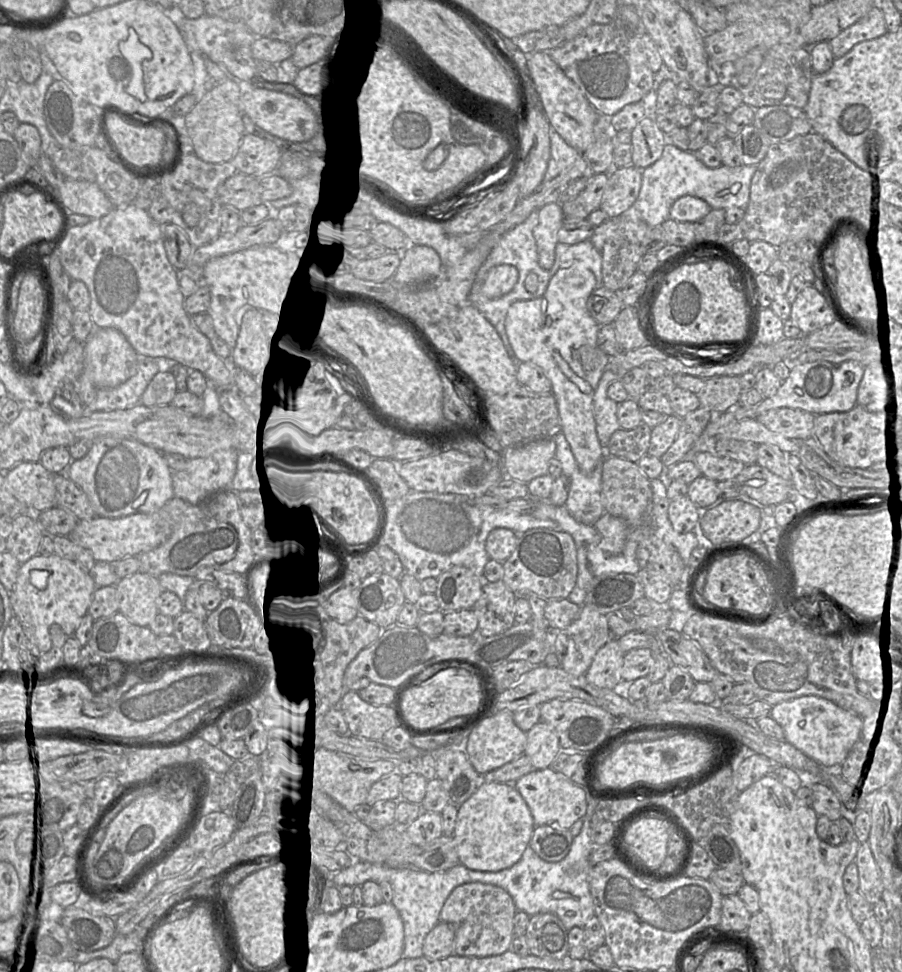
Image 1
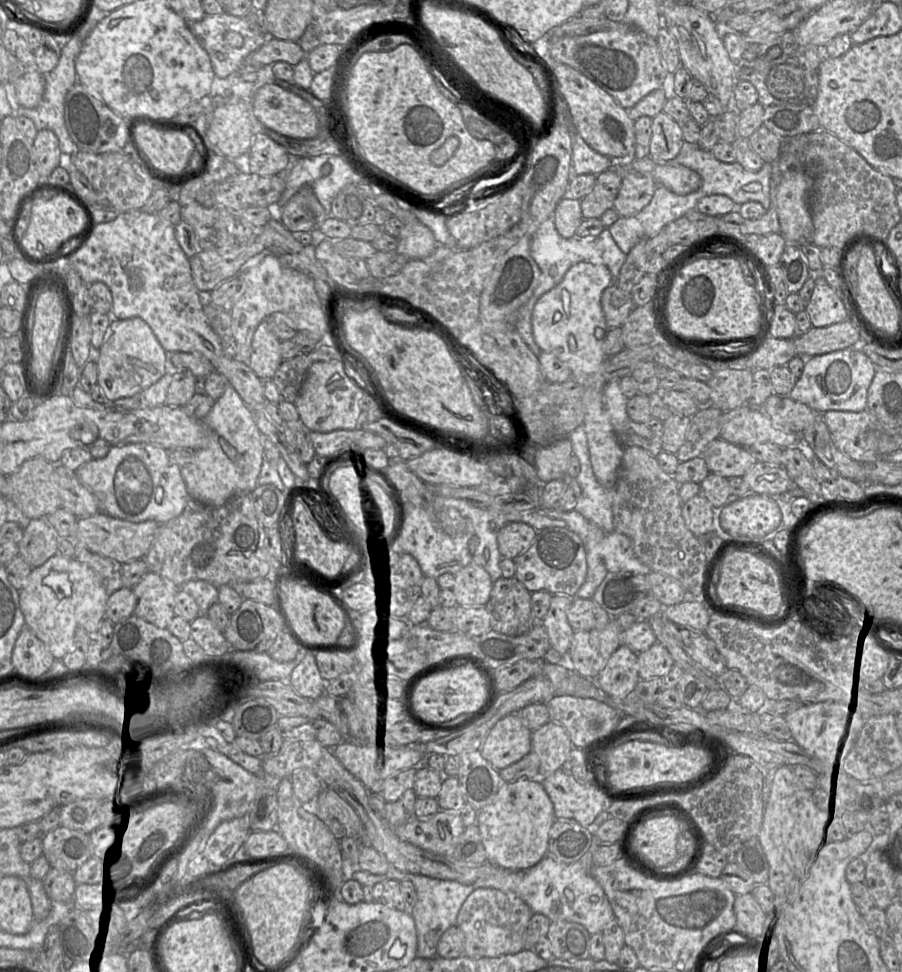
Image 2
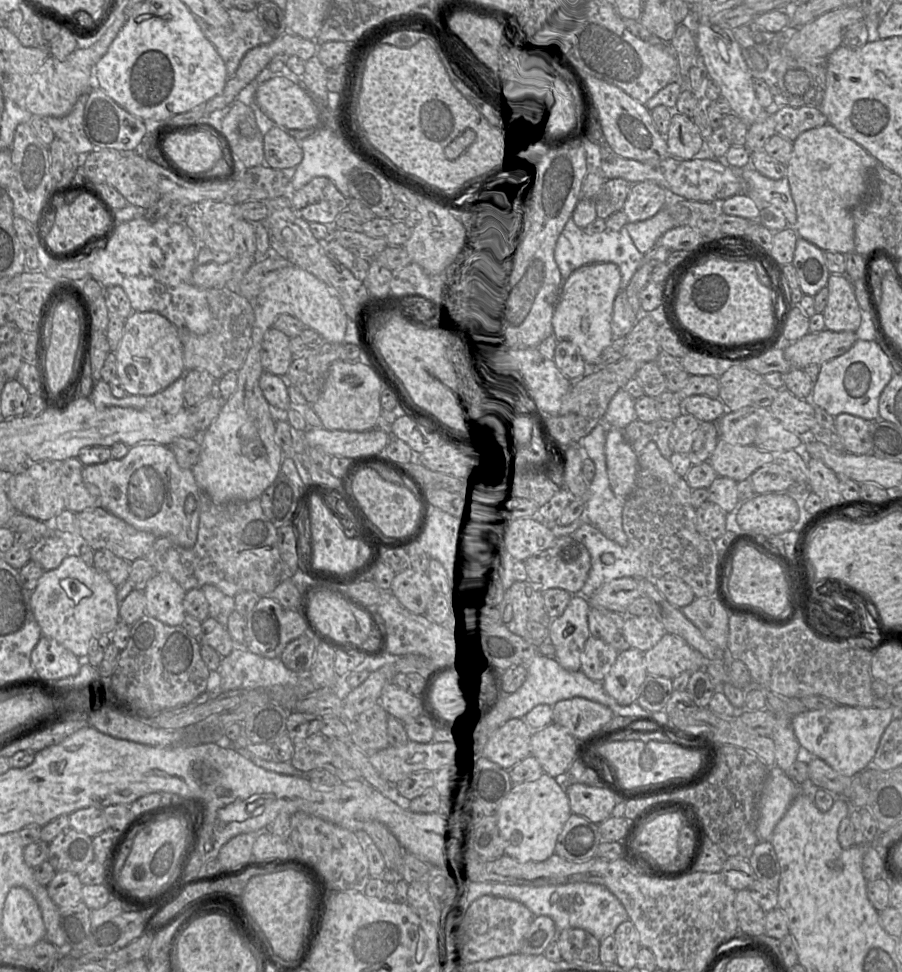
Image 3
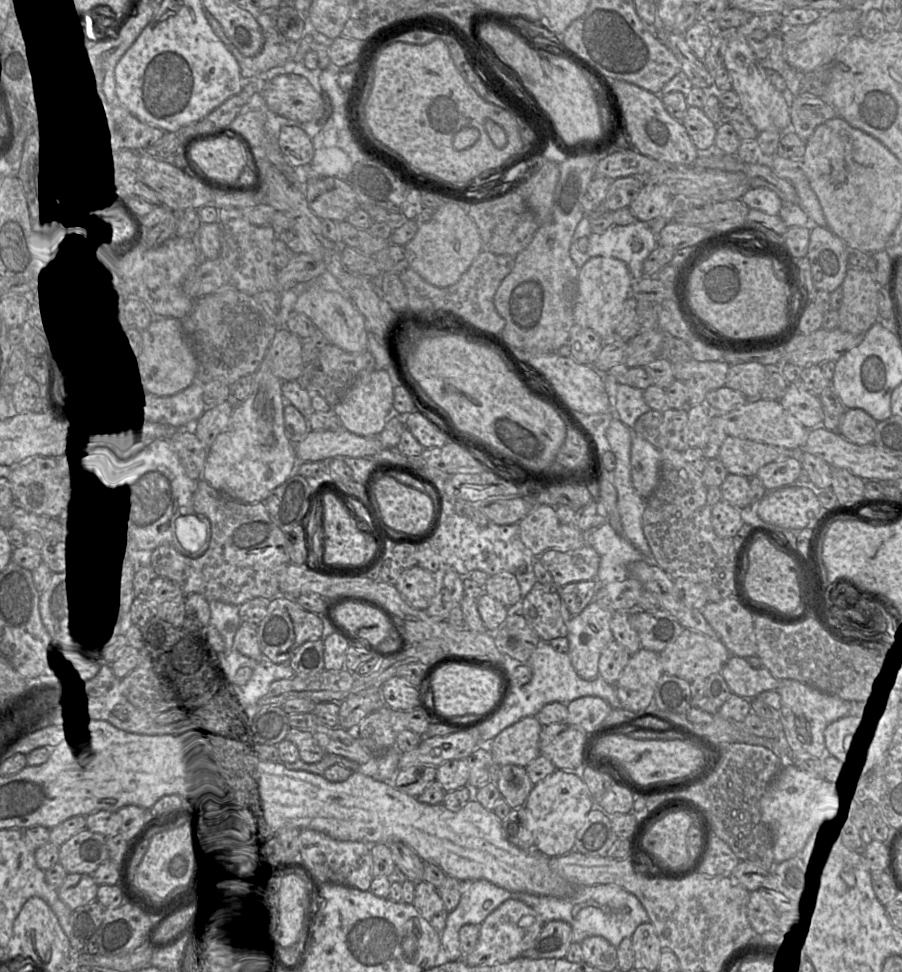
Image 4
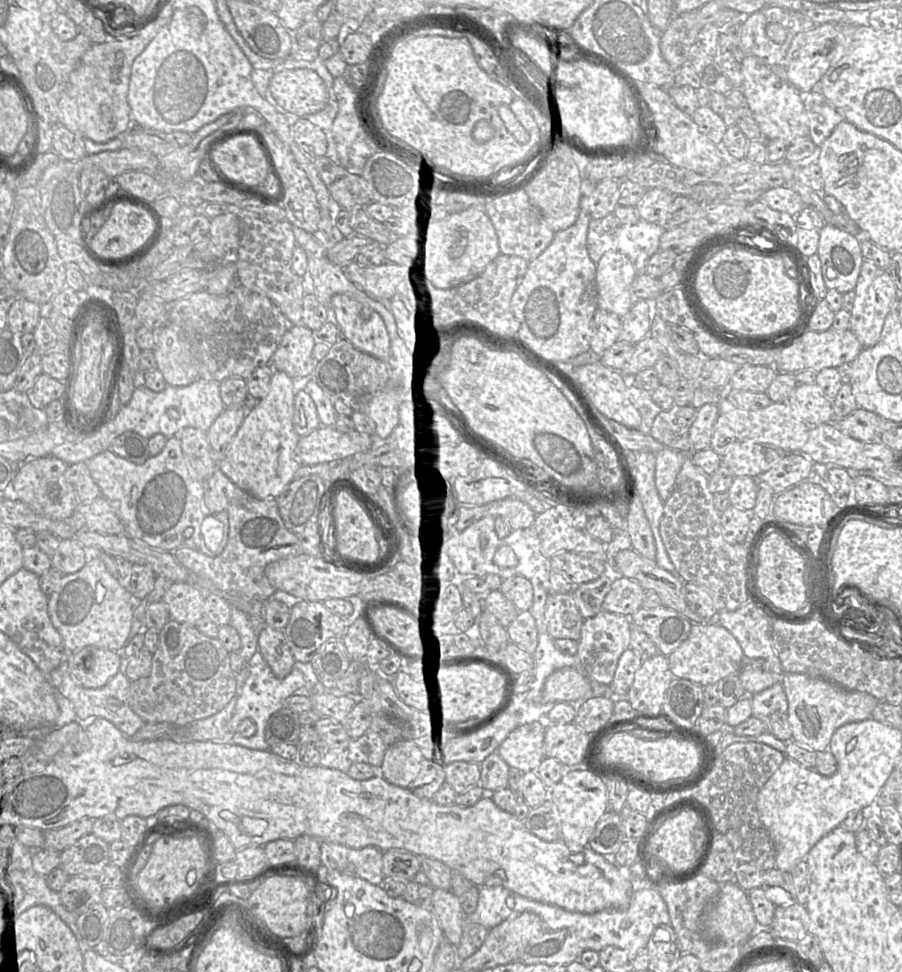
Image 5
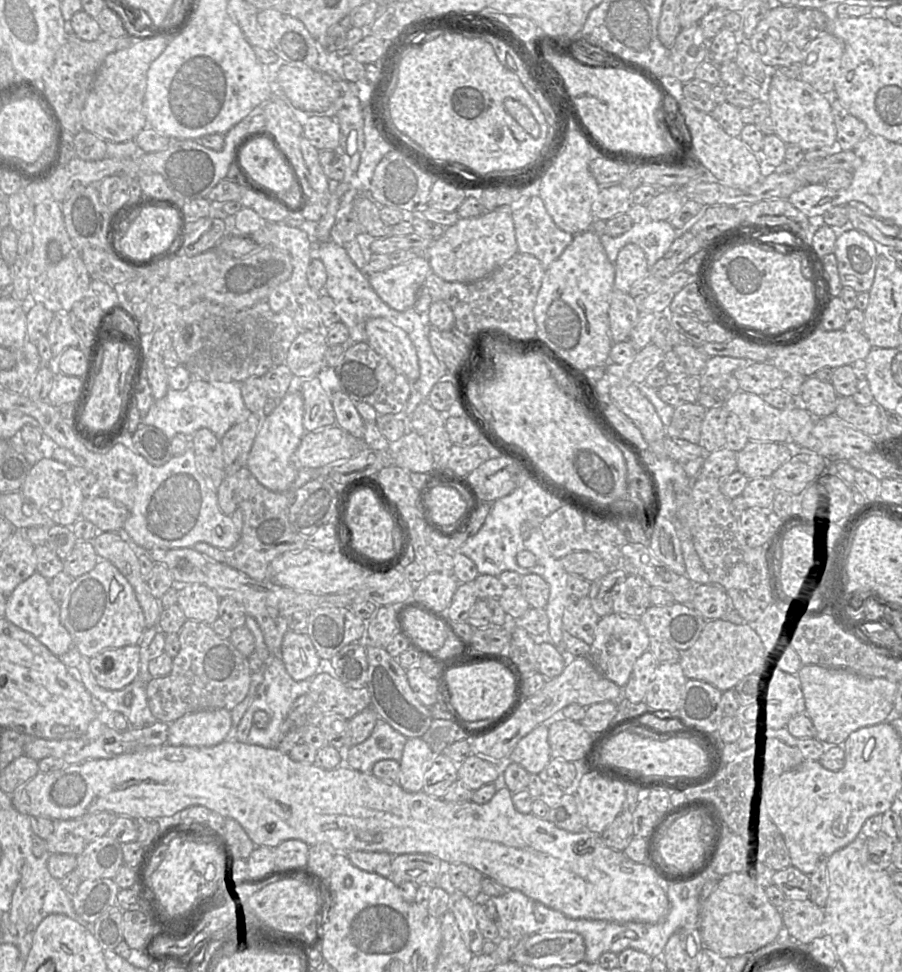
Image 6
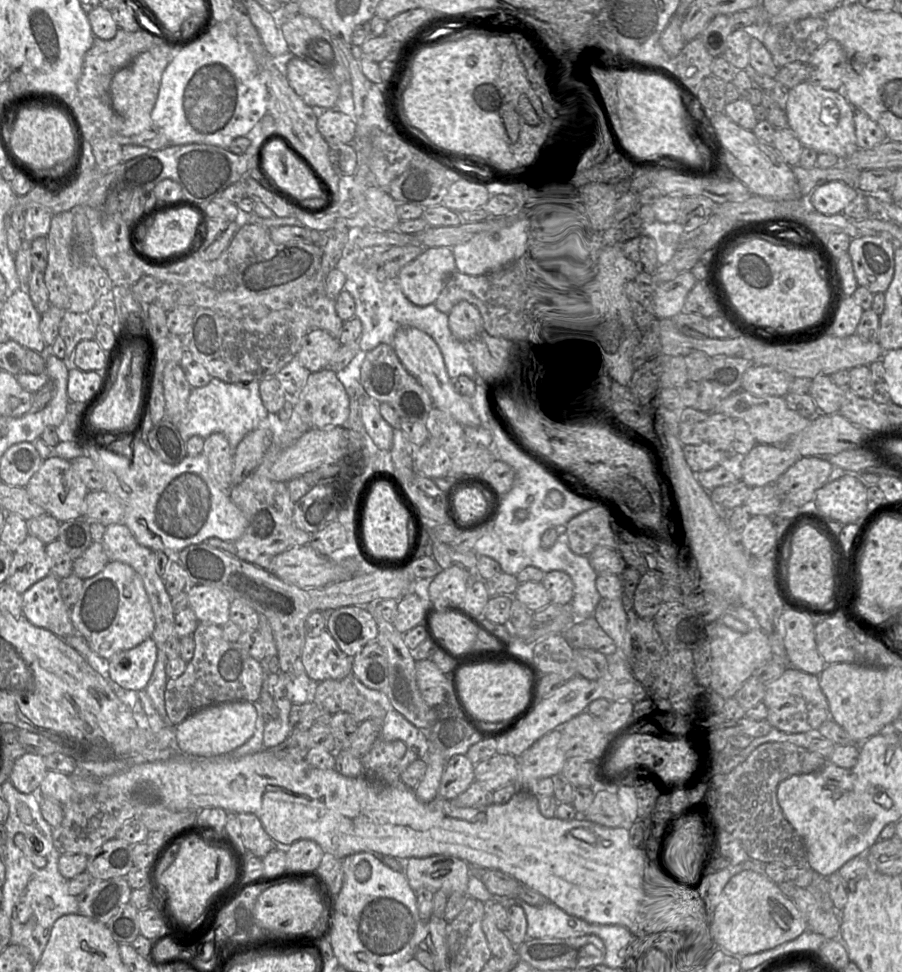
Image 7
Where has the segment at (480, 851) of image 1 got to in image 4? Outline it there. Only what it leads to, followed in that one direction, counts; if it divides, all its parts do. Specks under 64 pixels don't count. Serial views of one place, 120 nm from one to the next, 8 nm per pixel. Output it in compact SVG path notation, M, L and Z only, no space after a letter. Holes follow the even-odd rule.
M556 769L533 786L524 804L529 811L529 829L533 834L535 848L550 858L571 852L577 832L595 806L595 800L580 777Z

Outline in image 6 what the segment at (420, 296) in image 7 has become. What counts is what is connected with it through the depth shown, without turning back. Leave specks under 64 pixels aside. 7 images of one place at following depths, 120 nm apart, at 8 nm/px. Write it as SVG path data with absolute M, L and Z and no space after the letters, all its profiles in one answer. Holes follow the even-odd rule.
M426 255L367 275L372 288L390 307L404 311L414 307L419 290L432 272Z

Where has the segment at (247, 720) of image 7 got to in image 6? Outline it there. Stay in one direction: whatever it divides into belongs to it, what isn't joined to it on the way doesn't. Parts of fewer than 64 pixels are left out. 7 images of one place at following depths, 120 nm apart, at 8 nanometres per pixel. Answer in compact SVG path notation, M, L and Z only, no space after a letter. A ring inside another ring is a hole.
M203 710L185 714L169 725L167 743L172 746L210 747L232 733L231 711Z

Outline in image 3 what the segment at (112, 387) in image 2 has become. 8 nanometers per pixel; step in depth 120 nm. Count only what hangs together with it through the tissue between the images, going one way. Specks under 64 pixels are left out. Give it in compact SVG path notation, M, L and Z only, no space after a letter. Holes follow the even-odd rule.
M133 312L125 322L117 349L112 353L116 358L117 378L127 395L154 395L183 377L186 372L180 331L155 312Z

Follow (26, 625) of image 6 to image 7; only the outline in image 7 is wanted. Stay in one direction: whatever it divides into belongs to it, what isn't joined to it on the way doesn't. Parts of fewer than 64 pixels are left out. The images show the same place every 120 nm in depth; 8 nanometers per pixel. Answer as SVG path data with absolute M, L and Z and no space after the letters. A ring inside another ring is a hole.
M49 574L23 594L23 616L33 625L63 638L74 634L69 609L60 593L59 578Z

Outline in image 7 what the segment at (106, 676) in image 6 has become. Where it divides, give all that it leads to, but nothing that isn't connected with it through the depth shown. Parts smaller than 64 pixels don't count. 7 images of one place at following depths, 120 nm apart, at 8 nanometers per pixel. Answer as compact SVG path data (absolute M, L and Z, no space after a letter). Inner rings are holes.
M151 638L146 639L139 645L114 653L107 659L108 674L110 679L126 690L144 690L151 678L157 661L158 648Z

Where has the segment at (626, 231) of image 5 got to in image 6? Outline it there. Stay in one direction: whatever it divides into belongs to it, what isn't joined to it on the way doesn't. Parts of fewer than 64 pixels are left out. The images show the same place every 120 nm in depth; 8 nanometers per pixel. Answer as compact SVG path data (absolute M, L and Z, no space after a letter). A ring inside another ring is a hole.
M595 219L591 229L600 235L601 243L605 249L607 257L609 260L614 263L616 258L620 252L620 250L626 246L627 244L636 244L642 248L645 253L646 260L649 266L649 273L650 268L660 259L662 258L669 247L671 246L672 242L677 237L678 231L667 221L654 221L651 220L646 224L635 224L624 234L613 237L609 236L604 233L605 225L607 220L602 219Z

